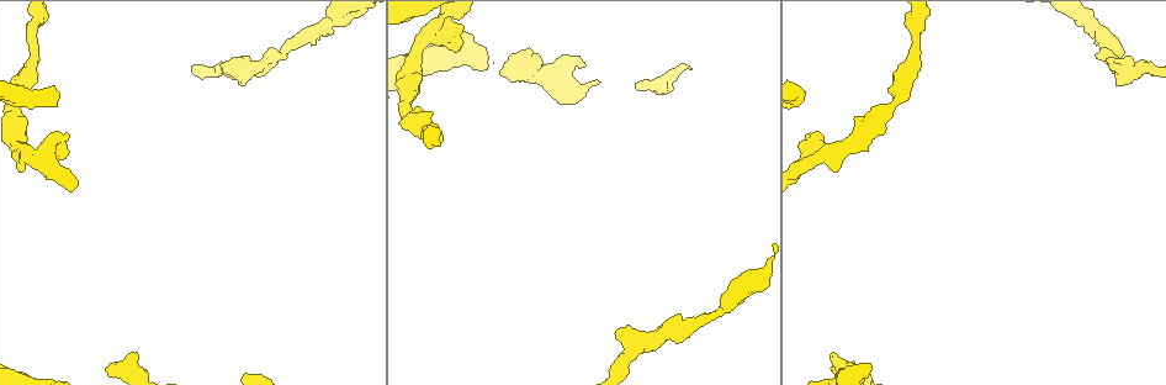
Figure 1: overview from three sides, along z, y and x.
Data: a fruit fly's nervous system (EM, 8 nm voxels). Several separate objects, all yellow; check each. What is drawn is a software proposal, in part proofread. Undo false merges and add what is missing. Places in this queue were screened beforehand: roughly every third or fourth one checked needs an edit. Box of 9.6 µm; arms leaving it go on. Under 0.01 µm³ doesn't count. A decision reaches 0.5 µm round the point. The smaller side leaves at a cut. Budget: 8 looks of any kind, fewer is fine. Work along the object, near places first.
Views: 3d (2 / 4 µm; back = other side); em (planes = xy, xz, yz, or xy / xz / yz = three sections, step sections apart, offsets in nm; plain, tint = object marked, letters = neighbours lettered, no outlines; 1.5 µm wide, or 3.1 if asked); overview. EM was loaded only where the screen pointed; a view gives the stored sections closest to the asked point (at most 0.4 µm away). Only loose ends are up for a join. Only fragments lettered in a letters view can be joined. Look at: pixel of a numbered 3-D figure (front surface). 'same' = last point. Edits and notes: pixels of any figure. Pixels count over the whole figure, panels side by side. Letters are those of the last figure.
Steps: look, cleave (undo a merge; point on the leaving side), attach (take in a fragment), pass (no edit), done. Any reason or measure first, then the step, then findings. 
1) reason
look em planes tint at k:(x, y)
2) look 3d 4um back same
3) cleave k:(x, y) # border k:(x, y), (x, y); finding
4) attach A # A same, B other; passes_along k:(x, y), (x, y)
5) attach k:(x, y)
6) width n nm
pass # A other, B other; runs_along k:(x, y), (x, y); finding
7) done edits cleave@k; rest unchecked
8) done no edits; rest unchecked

stops while still wide
look em planes letters at 1:(830, 354)

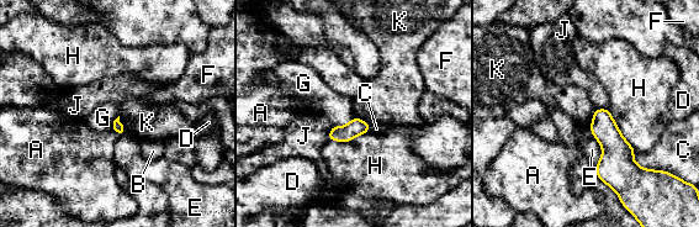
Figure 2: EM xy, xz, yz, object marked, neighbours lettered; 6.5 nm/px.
pass # A other, B other, C other, D other, E other, F other, G other, H other, J other, K other; border 2:(596, 109), (588, 127); none of them fits

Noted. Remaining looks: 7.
an open end
look 3d 2um at 1:(461, 25)

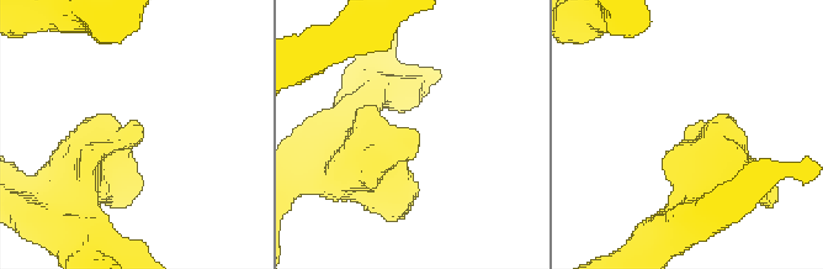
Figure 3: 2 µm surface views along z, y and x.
shape alone is not enough
look em xz step 8 tint at 3:(413, 128)

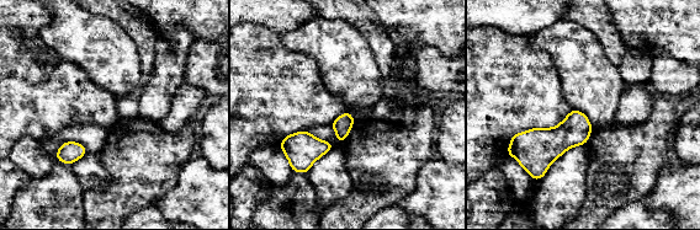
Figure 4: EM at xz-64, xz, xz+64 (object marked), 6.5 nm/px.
look em planes letters same

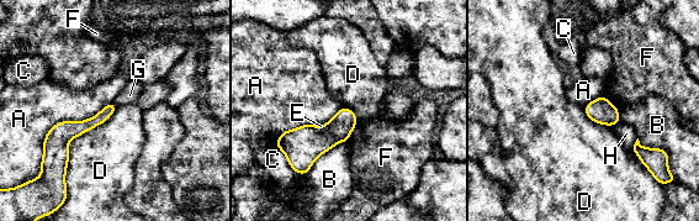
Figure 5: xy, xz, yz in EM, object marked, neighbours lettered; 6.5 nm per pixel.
pass # A other, B other, C other, D other, E other, F other, G other, H other; runs_along 5:(112, 106), (49, 147); none of them fits

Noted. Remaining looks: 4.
look 3d 4um at 1:(617, 336)

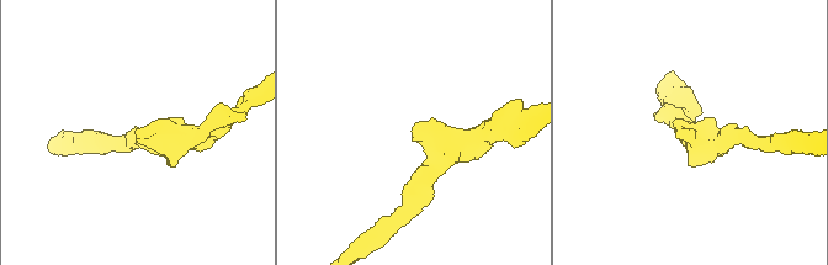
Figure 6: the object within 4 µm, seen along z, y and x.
look em planes letters at 6:(414, 134)

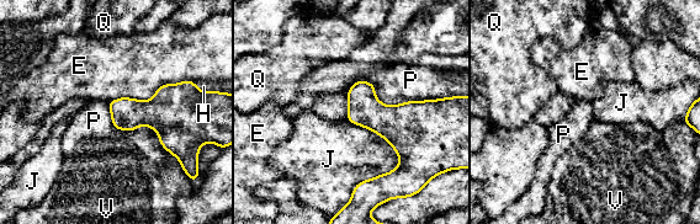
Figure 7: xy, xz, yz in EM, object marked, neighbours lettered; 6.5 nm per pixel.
longest_contact E 600 nm
pass # E other, H other, J other, P other, Q other, V other; border 7:(107, 102), (174, 155); none of them fits

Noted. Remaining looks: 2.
done no edits; rest unchecked

